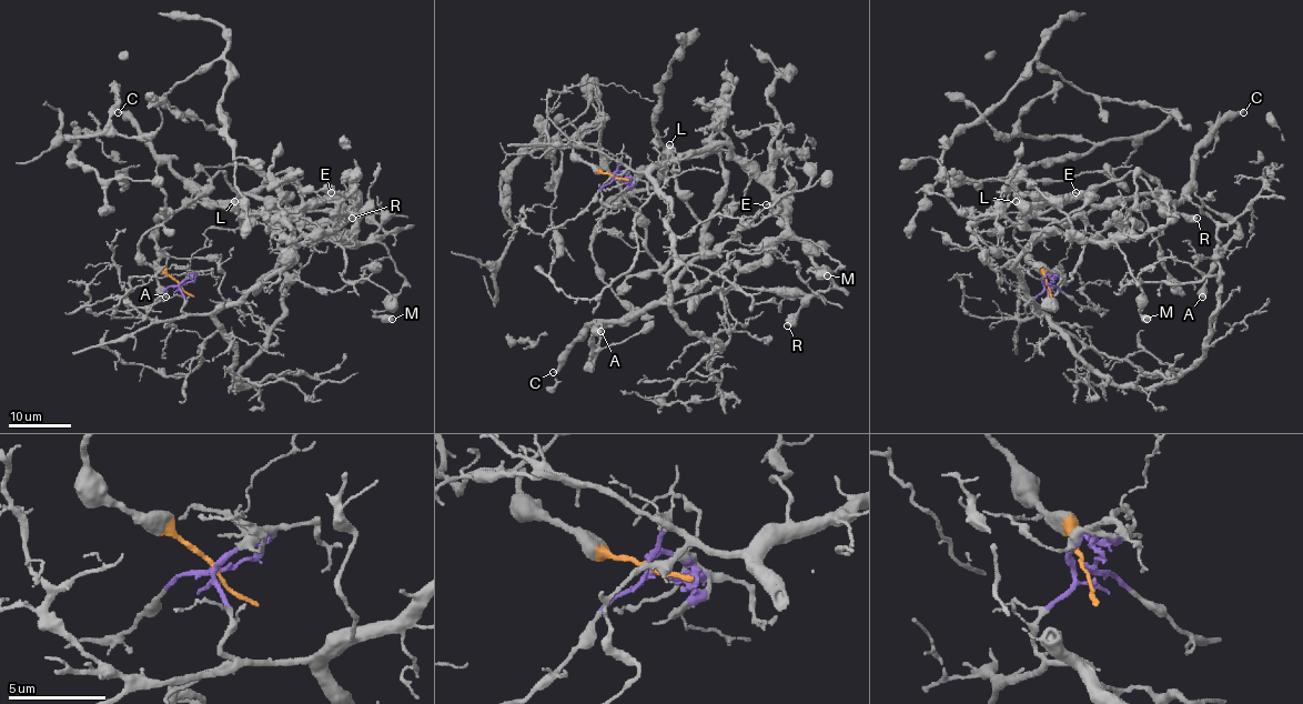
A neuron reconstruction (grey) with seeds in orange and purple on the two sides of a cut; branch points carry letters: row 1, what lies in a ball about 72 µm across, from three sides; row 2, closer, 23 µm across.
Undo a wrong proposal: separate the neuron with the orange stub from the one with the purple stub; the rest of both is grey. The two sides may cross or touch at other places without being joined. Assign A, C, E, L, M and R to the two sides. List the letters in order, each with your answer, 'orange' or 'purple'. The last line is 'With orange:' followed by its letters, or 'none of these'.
A: orange
C: orange
E: purple
L: orange
M: purple
R: purple
With orange: A, C, L

